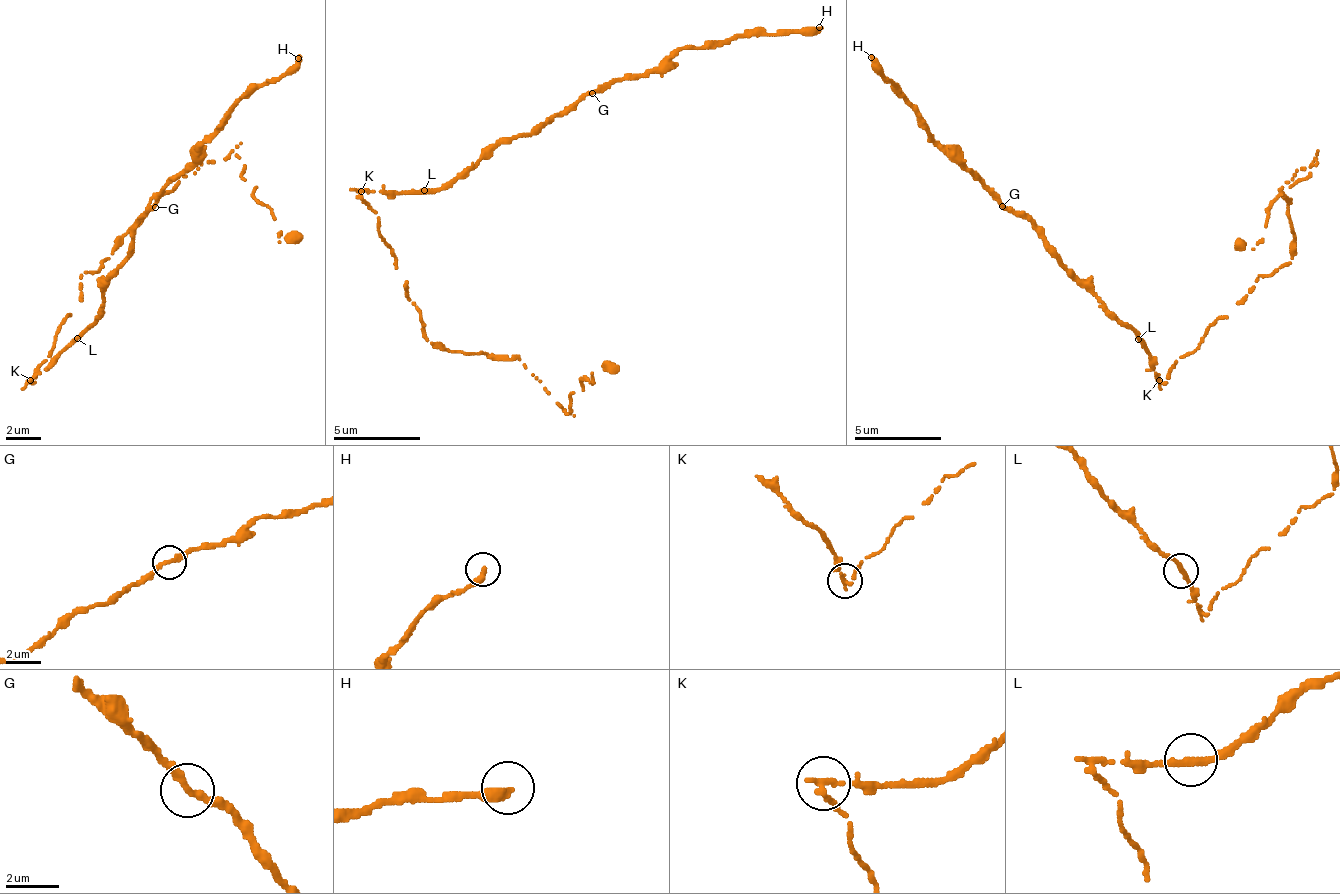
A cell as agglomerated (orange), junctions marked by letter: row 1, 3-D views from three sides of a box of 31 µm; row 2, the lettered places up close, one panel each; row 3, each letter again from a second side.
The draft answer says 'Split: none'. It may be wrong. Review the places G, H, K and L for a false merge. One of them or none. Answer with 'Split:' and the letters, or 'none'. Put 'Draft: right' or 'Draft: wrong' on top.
Draft: wrong
Split: K

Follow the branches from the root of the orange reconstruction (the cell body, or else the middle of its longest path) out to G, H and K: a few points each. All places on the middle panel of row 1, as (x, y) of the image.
G: (376, 211), (363, 199), (371, 190), (440, 190), (505, 141), (513, 137), (524, 137), (592, 93)
H: (376, 211), (363, 199), (371, 190), (440, 190), (513, 137), (617, 80), (646, 75), (680, 49), (819, 27)
K: (376, 211), (369, 207), (359, 190)

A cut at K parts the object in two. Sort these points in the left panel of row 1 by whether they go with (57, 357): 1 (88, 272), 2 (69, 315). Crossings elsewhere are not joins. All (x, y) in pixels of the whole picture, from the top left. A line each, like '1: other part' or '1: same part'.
1: other part
2: other part

